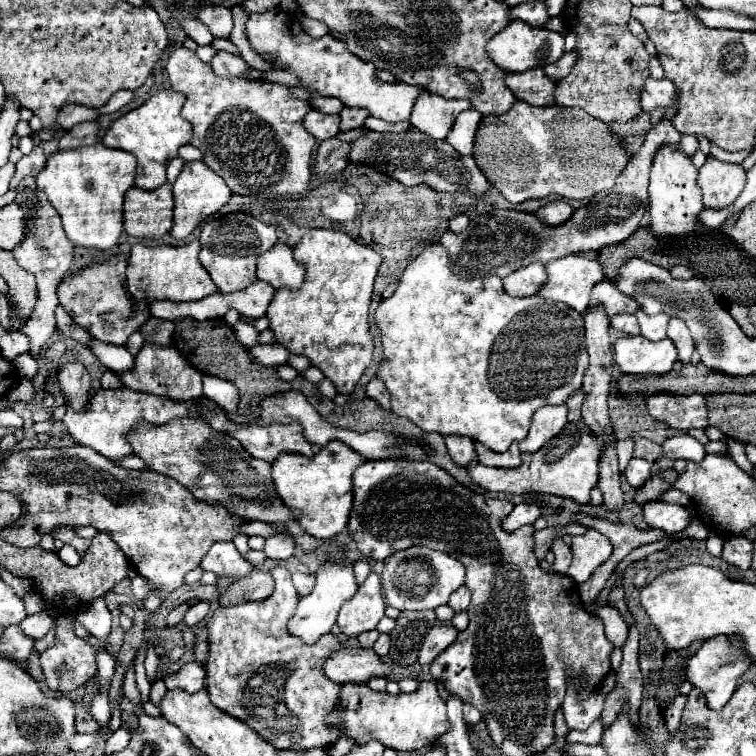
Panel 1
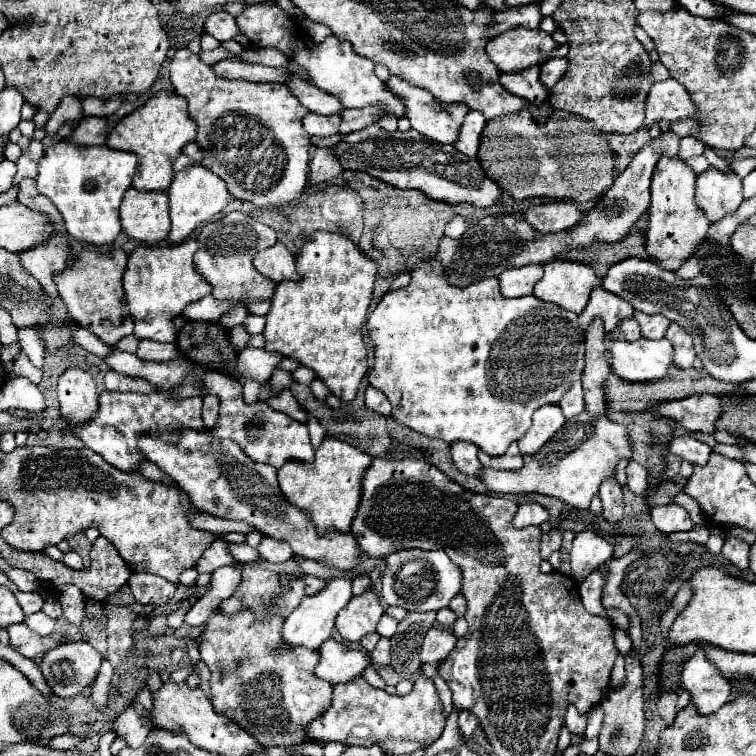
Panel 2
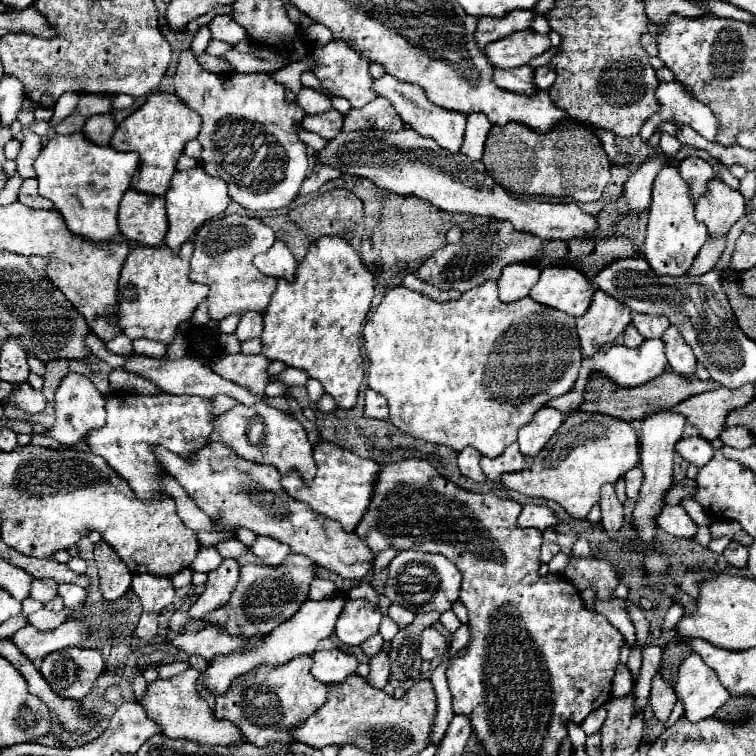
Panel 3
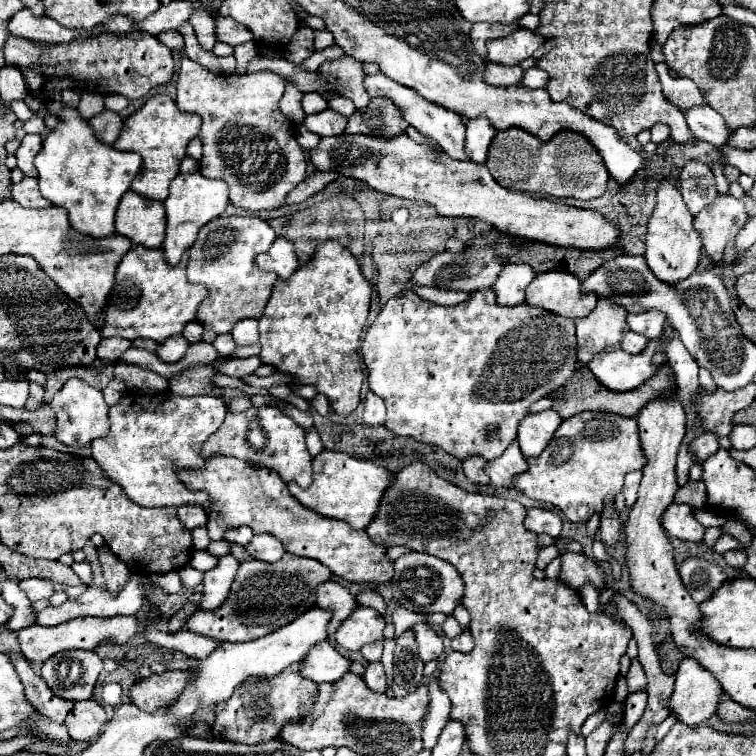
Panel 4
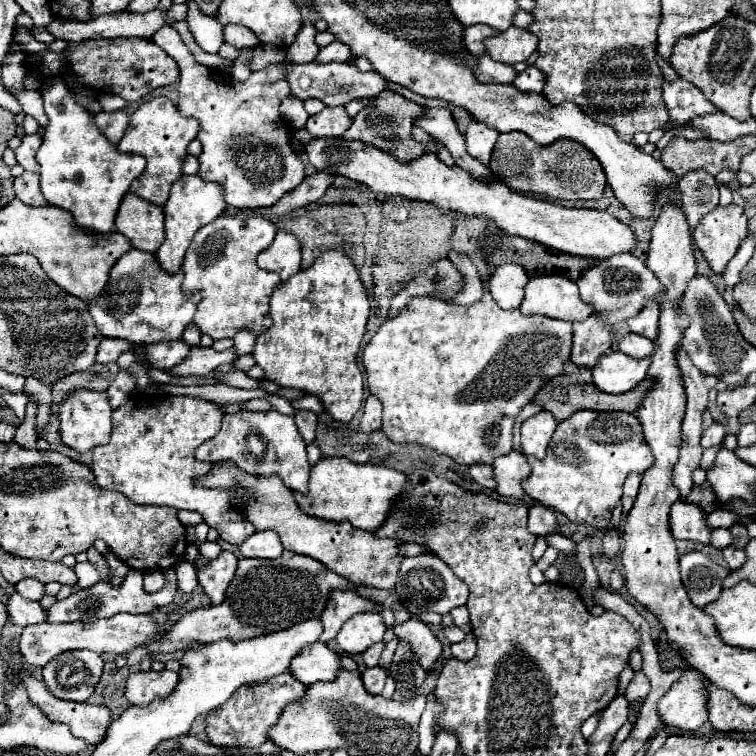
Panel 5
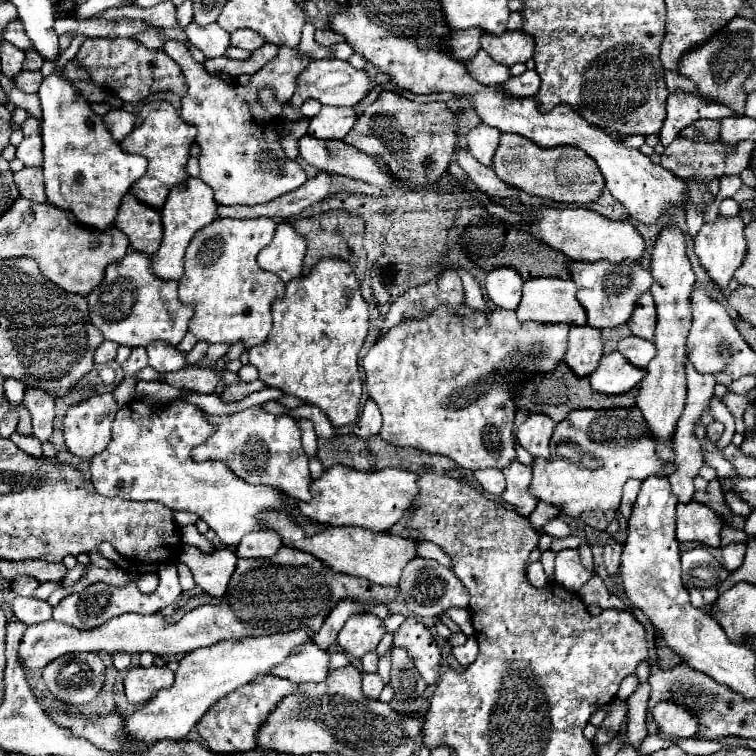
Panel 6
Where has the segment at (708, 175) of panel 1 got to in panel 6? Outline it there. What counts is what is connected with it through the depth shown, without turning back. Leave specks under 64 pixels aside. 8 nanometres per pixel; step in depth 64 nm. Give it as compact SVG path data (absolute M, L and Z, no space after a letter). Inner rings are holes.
M718 216L714 224L704 224L694 240L694 252L698 256L700 266L708 272L710 280L722 290L728 290L728 282L732 280L734 272L742 266L744 254L746 254L746 240L744 240L744 224L740 216L734 218L724 218Z

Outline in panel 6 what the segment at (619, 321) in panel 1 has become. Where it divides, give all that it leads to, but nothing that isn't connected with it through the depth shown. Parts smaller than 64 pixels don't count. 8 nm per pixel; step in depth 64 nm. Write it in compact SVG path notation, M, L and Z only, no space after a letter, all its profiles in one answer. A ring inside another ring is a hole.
M628 336L618 342L618 352L634 366L646 368L648 362L654 358L656 348L650 340L642 340L638 336Z

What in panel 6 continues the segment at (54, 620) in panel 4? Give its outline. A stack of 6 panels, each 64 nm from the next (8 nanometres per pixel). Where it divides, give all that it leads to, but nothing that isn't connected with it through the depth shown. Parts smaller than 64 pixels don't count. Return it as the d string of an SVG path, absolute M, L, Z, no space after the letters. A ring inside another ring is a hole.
M174 564L160 566L158 578L160 578L160 584L158 584L158 588L156 588L152 594L142 594L134 584L116 588L116 586L110 586L110 584L104 584L104 582L94 582L94 584L90 584L86 590L78 592L78 594L70 594L70 596L66 596L58 606L54 606L52 618L54 618L56 622L70 624L70 626L74 626L74 628L78 628L78 630L92 630L92 628L102 626L104 622L108 622L110 618L122 616L122 614L126 614L126 612L156 614L156 612L160 612L162 608L174 604L174 602L178 600L178 596L182 594L182 588L180 588L180 584L178 584L178 572L176 572L176 566L174 566Z

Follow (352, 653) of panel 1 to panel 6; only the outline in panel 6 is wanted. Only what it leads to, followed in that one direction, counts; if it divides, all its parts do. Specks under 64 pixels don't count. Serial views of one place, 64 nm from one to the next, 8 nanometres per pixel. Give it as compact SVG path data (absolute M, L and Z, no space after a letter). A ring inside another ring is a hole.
M304 642L304 646L296 646L292 654L282 662L282 666L274 666L272 674L286 678L290 682L324 682L328 676L328 660L330 652L320 650L314 642Z

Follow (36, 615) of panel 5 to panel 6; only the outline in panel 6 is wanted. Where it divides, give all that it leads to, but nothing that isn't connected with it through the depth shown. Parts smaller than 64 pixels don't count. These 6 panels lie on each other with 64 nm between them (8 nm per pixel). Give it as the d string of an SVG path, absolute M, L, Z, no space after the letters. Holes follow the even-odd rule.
M16 596L13 601L13 613L24 624L38 624L52 618L52 606L44 600L32 597Z

